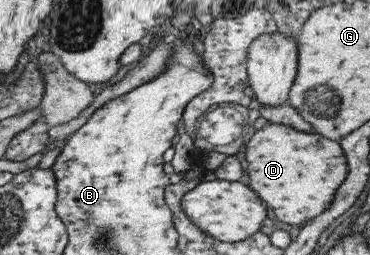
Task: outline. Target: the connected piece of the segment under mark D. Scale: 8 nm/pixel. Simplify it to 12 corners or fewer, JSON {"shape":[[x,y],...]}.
{"shape":[[270,124],[246,137],[251,190],[285,224],[347,176],[338,141]]}

